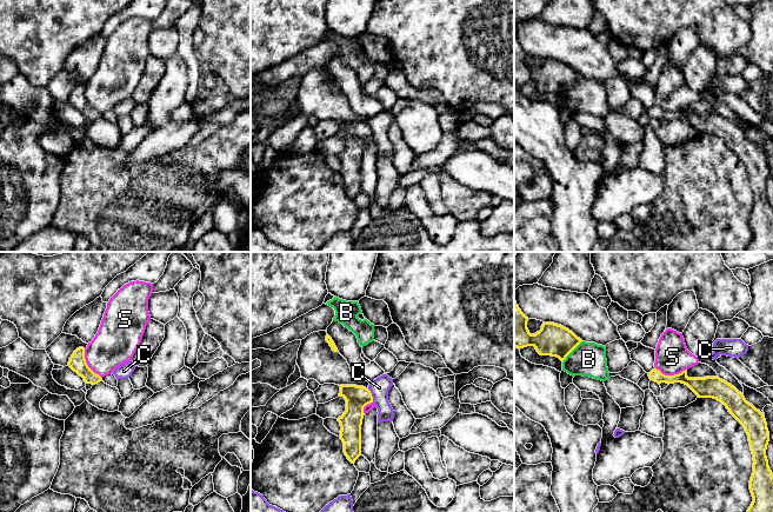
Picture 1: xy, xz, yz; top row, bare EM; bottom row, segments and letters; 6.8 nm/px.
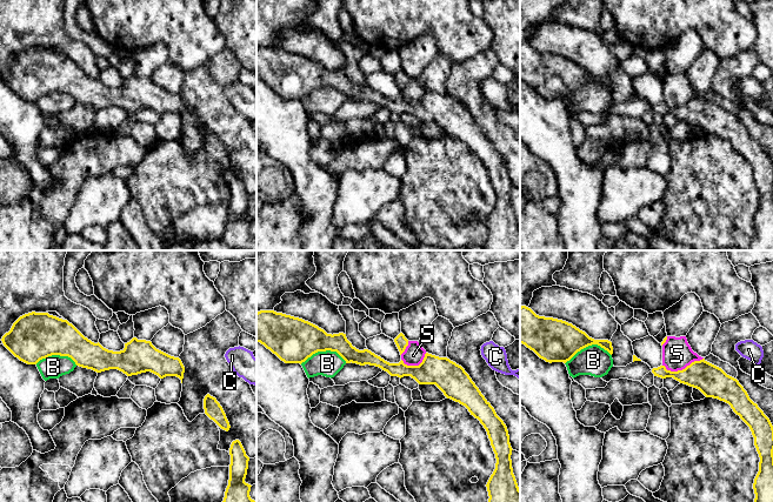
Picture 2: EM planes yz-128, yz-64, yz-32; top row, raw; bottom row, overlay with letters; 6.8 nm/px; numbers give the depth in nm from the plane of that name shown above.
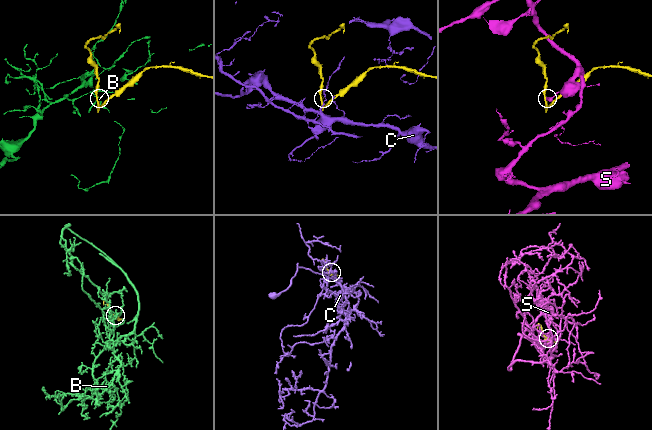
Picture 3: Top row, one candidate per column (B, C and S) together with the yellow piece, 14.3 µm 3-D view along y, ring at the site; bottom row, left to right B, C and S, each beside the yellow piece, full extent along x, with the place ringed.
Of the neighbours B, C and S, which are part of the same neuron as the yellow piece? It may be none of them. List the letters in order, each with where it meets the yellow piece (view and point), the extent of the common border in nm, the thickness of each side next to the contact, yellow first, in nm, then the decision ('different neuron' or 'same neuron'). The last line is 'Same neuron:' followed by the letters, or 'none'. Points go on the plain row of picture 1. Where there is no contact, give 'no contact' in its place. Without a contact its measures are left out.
B: yz (572, 86) | 200 nm | 220/240 nm | different neuron
C: xz (371, 132) | 100 nm | 160/140 nm | different neuron
S: xy (86, 100) | 240 nm | 110/300 nm | different neuron
Same neuron: none

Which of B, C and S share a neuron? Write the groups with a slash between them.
B / C / S

